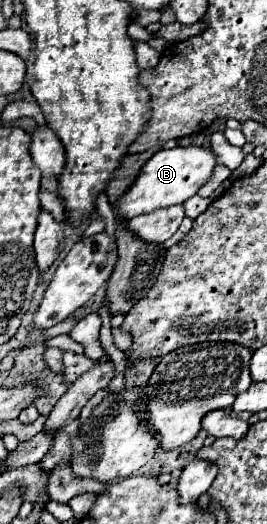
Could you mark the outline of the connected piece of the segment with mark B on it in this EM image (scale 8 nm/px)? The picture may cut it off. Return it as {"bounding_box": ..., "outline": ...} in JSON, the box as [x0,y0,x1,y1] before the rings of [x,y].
{"bounding_box":[114,146,216,220],"outline":[[[178,146],[170,150],[160,150],[142,166],[134,184],[116,200],[114,206],[118,208],[118,214],[124,220],[130,220],[134,216],[148,214],[172,204],[182,204],[200,190],[200,186],[210,178],[214,166],[216,166],[216,156],[212,154],[210,148]]]}

